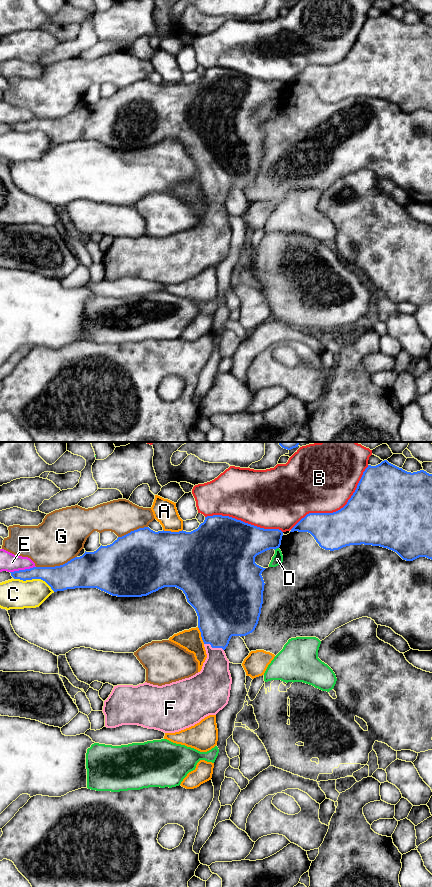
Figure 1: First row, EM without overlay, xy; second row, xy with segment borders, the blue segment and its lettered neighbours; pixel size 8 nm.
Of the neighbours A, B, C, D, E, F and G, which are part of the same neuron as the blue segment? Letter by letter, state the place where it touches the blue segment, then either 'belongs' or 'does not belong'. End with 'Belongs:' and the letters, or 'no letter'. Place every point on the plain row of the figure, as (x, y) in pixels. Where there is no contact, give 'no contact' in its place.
A: contact xy (173, 84); does not belong
B: contact xy (338, 62); does not belong
C: contact xy (34, 130); does not belong
D: contact xy (276, 100); does not belong
E: contact xy (22, 122); does not belong
F: contact xy (214, 199); belongs
G: contact xy (56, 118); does not belong
Belongs: F

